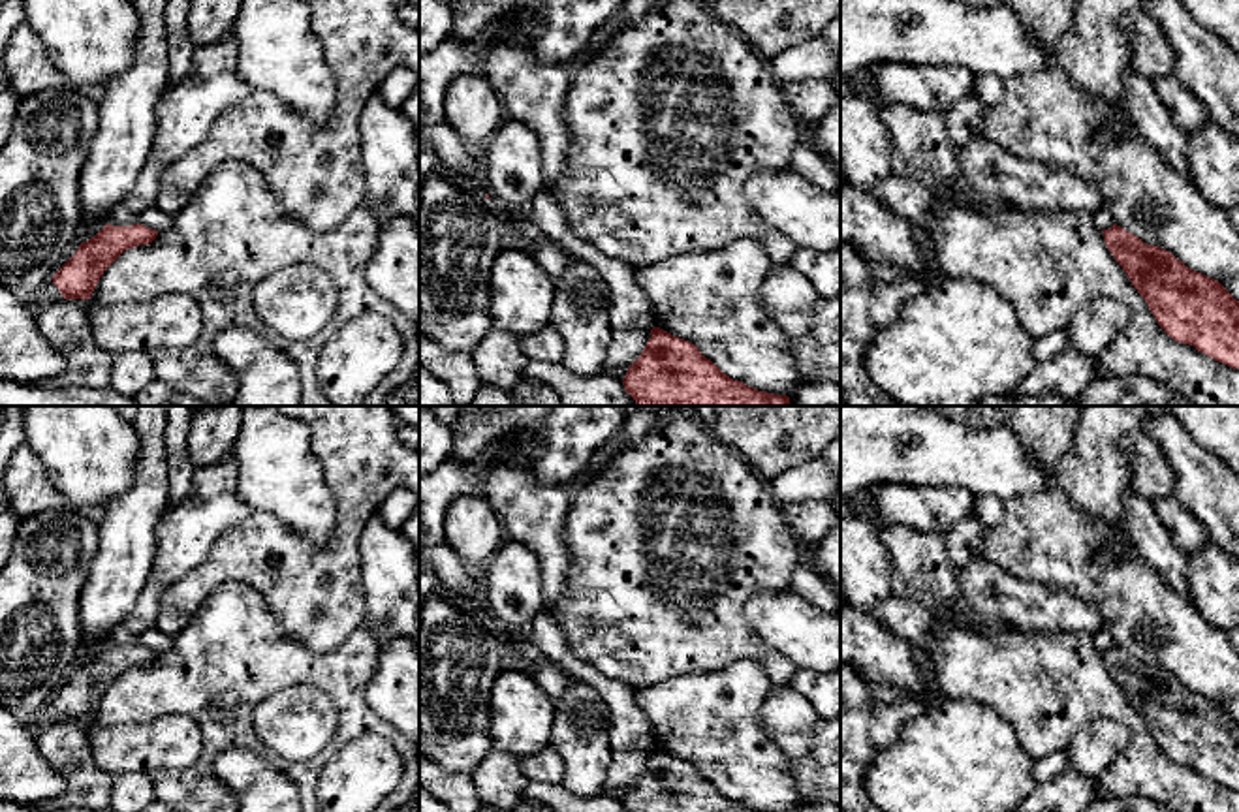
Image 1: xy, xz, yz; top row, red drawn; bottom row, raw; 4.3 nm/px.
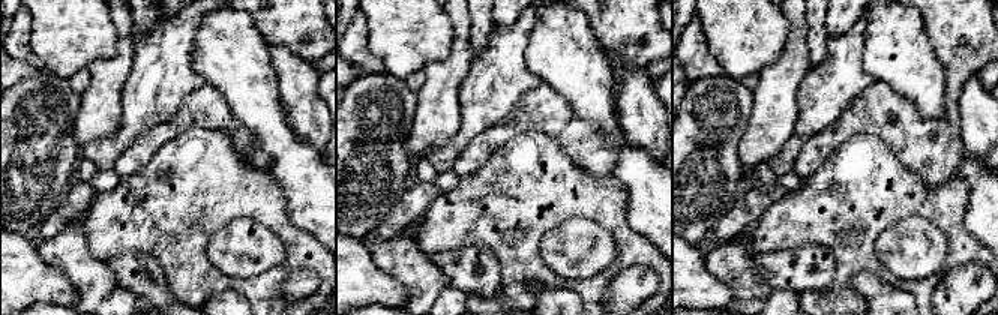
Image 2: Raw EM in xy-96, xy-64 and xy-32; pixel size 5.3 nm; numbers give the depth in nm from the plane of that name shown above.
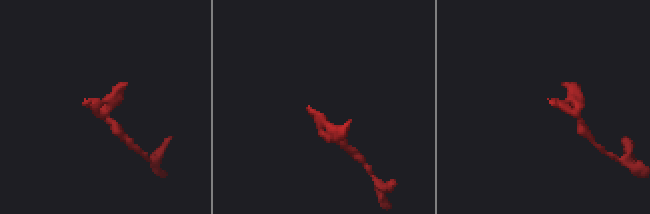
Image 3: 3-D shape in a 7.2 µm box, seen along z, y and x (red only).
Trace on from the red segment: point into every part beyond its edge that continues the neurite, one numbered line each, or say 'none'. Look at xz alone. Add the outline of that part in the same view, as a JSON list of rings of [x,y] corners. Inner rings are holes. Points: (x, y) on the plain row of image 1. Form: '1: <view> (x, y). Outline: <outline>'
none

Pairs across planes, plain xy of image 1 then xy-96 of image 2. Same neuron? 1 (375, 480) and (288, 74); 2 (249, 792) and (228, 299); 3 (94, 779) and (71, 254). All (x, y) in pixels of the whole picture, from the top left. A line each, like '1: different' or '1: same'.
1: different
2: same
3: same

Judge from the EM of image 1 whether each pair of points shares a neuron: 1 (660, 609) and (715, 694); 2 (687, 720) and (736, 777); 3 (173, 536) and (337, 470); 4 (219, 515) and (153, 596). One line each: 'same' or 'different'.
1: different
2: same
3: different
4: same

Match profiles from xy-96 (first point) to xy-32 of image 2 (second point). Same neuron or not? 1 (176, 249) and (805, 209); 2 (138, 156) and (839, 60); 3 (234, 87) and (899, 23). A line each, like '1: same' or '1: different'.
1: same
2: different
3: same

